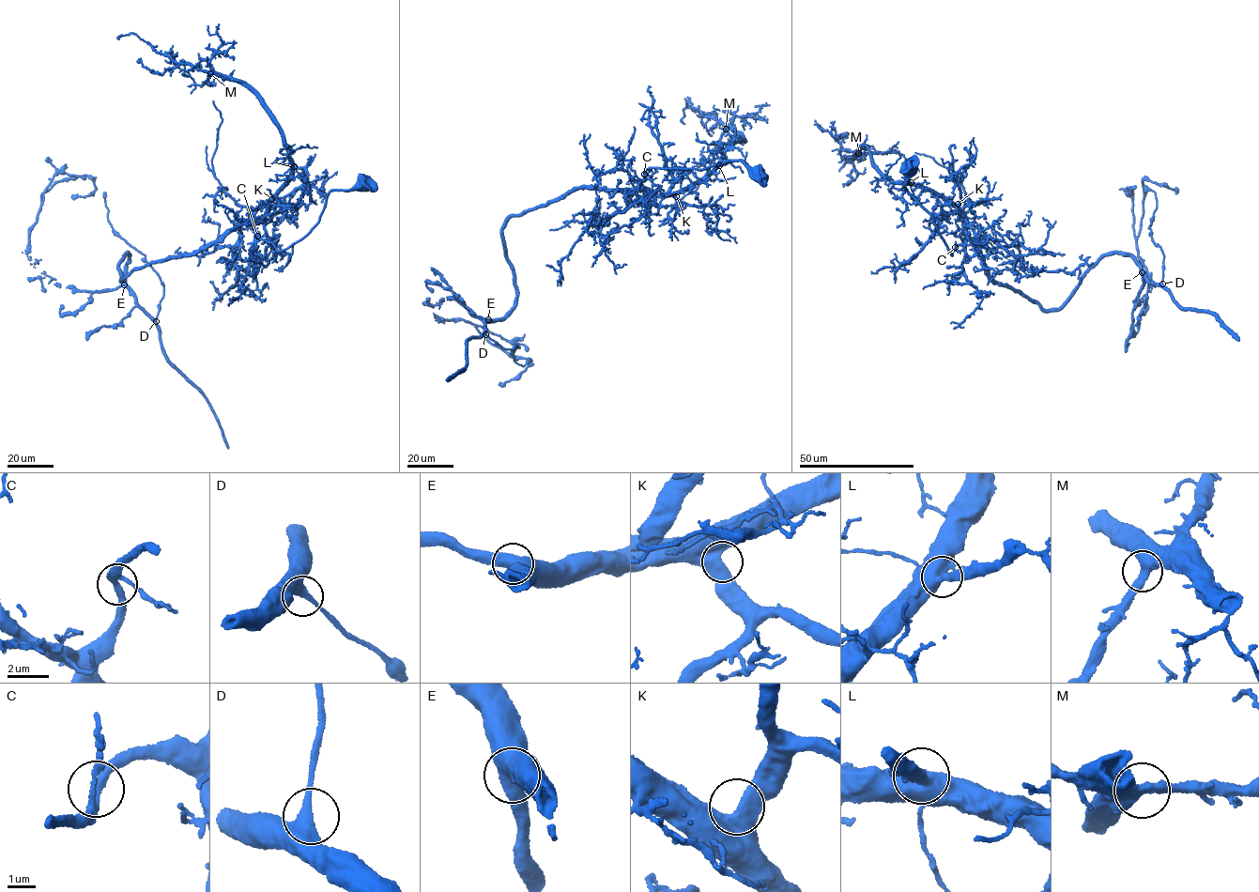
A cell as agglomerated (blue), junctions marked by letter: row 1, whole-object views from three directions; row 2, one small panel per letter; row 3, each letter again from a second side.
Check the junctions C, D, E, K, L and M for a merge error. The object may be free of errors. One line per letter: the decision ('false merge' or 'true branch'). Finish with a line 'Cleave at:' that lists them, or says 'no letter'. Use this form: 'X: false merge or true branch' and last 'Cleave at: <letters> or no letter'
C: true branch
D: true branch
E: true branch
K: true branch
L: true branch
M: true branch
Cleave at: no letter

